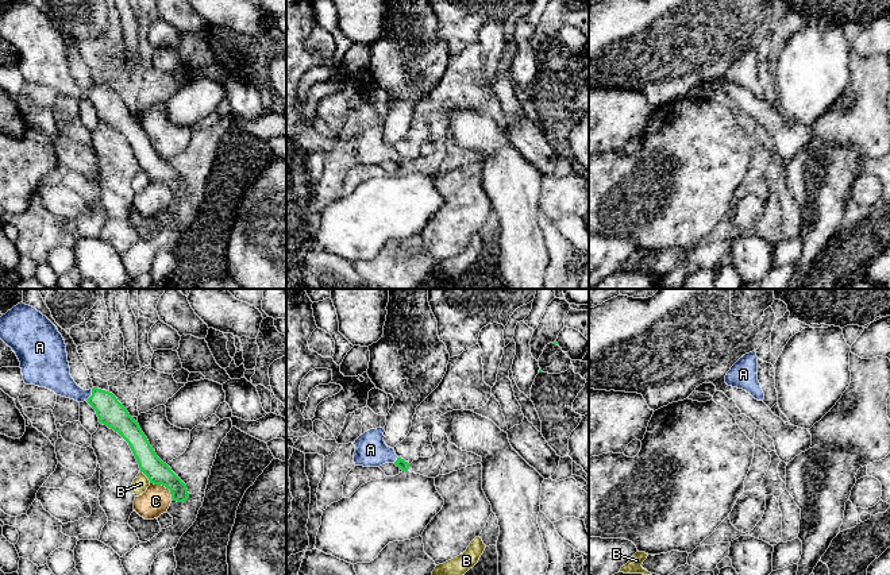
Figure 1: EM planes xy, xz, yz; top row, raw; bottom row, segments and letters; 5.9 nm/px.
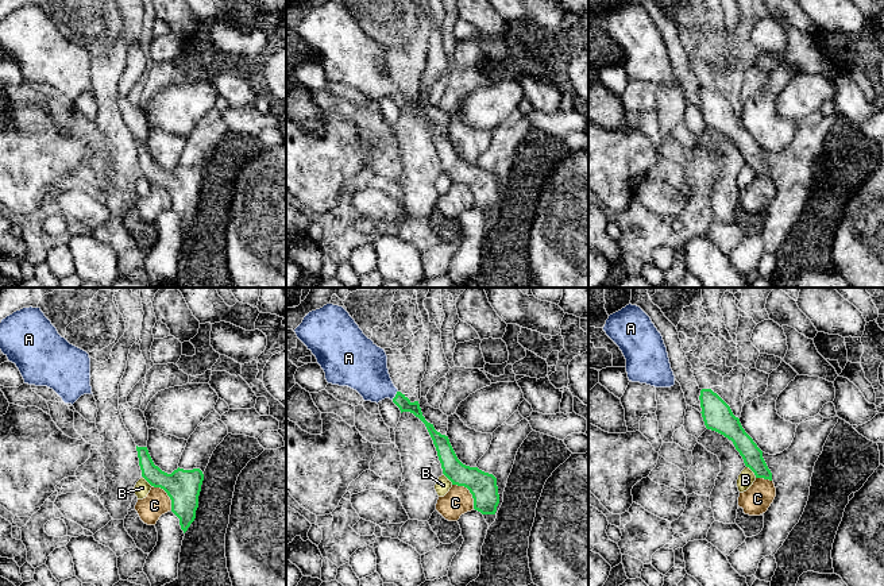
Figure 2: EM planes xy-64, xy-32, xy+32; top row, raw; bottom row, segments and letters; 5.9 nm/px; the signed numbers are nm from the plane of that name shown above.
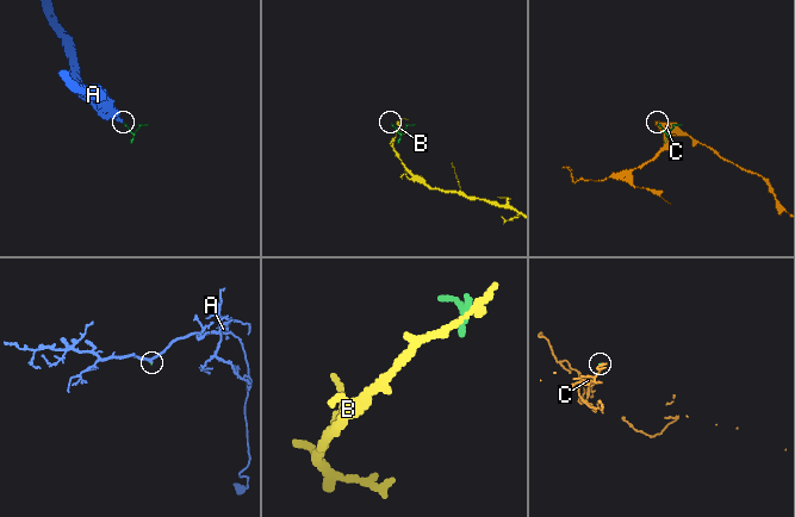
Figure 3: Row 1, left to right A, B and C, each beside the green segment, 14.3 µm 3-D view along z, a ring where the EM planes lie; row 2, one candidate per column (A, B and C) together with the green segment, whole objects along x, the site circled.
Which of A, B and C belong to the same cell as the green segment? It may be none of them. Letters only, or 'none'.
A

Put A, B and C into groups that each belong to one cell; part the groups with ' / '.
A / B / C

